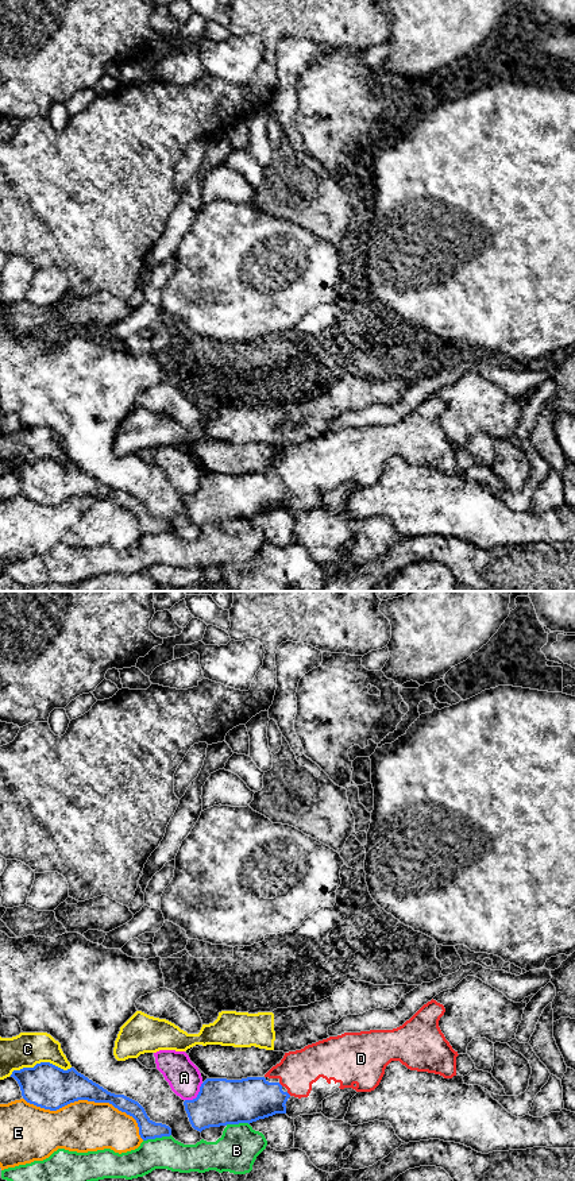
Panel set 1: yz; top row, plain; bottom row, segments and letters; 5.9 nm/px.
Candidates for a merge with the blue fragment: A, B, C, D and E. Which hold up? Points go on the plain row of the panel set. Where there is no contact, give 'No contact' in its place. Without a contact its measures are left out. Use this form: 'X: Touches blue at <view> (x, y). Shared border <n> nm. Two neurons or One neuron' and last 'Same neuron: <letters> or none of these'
A: Touches blue at yz (197, 490). Shared border 160 nm. Two neurons
B: Touches blue at yz (157, 532). Shared border 170 nm. Two neurons
C: Touches blue at yz (41, 458). Shared border 380 nm. Two neurons
D: Touches blue at yz (280, 479). Shared border 40 nm. One neuron
E: Touches blue at yz (89, 496). Shared border 750 nm. Two neurons
Same neuron: D

